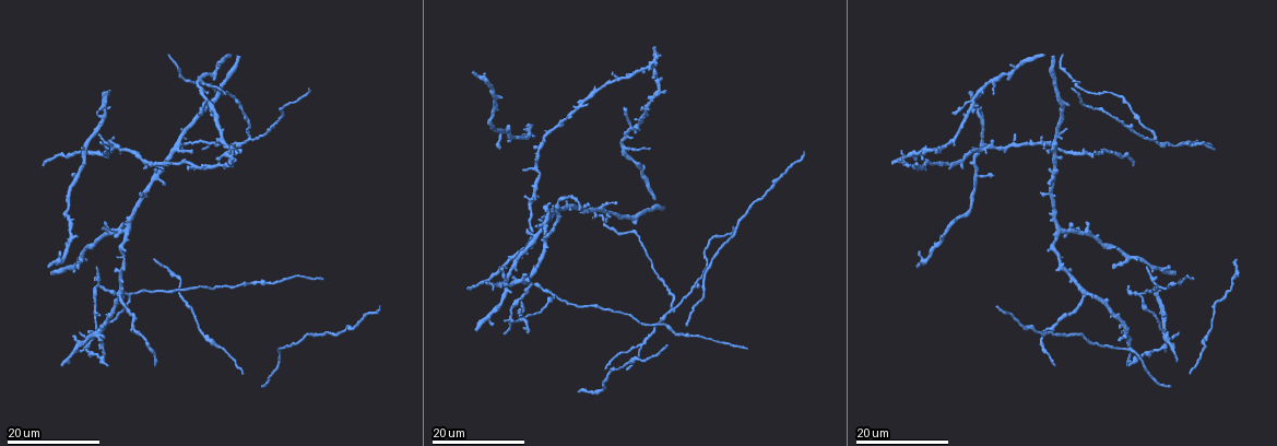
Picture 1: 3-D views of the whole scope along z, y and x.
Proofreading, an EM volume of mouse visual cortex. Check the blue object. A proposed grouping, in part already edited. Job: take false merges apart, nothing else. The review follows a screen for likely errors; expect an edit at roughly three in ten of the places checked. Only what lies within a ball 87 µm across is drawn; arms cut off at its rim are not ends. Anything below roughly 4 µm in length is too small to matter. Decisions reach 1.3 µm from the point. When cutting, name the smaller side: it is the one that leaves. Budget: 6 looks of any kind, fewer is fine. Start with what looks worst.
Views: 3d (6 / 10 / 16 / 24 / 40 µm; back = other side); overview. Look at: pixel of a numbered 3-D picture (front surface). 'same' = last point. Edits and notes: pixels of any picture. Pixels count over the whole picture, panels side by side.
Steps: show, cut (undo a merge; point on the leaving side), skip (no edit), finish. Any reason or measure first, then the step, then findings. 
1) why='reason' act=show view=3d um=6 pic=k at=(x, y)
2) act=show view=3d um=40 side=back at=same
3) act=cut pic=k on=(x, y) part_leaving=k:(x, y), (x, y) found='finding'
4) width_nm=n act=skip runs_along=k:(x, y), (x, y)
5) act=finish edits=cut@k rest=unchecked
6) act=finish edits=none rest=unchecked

act=show view=3d um=16 pic=1 at=(204, 82)

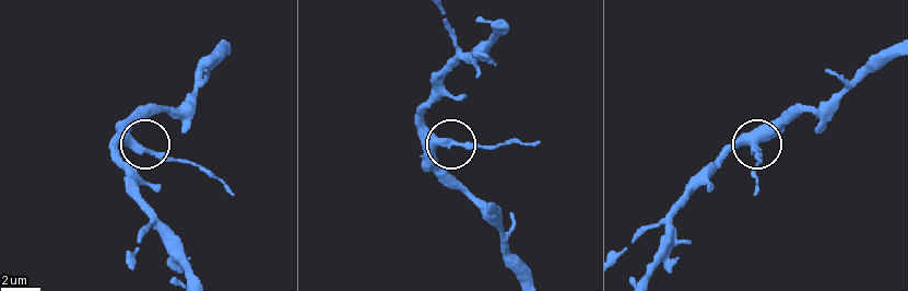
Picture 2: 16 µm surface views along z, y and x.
act=show view=3d um=6 pic=2 at=(752, 144)

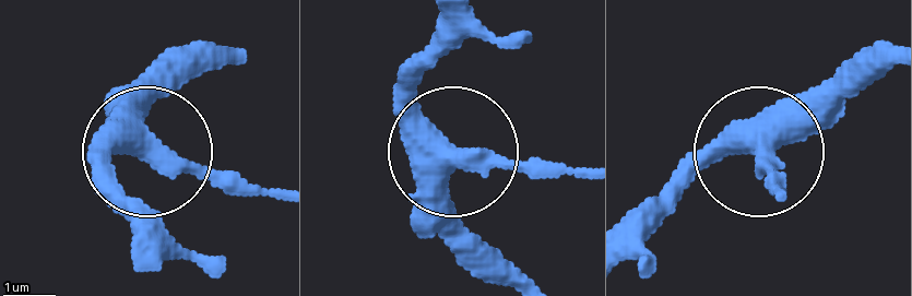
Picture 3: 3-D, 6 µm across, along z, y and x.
why='from behind' act=show view=3d um=6 side=back pic=3 at=(761, 157)

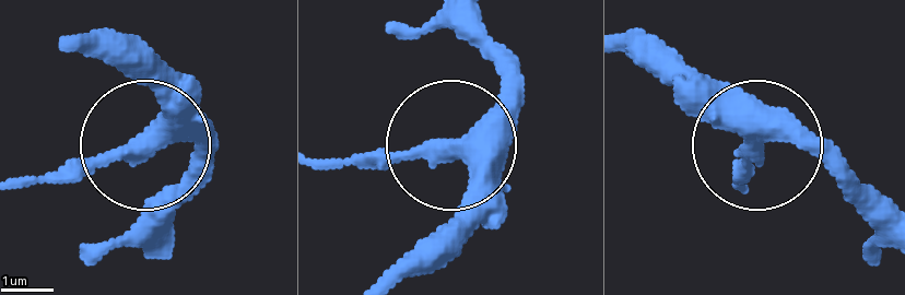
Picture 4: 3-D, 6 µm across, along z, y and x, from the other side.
width_nm=430 act=skip found='all the same neuron'

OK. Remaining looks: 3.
why='arms part here' act=show view=3d um=16 pic=1 at=(672, 311)

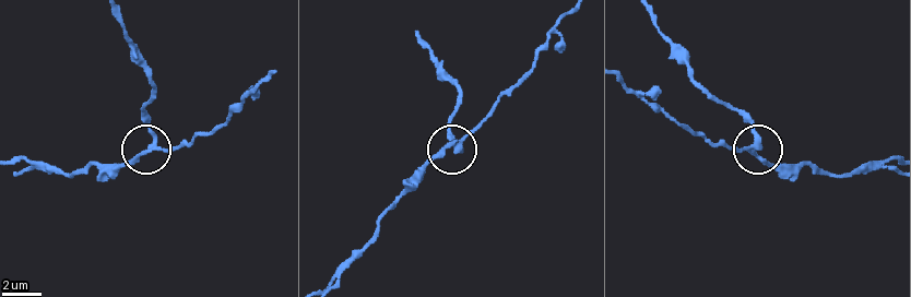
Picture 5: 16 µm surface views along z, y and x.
act=show view=3d um=6 pic=5 at=(457, 146)

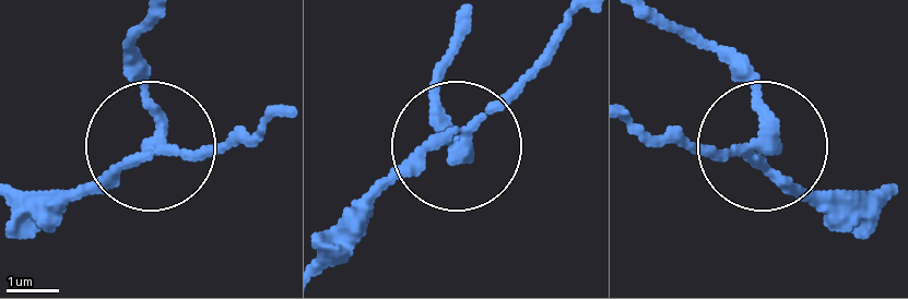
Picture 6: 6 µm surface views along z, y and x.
arms=3 act=cut pic=6 on=(98, 184) part_leaving=6:(156, 155), (65, 194), (16, 194) found='two neurons meet here'

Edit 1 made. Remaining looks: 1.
act=finish edits=cut@6 rest=unchecked

